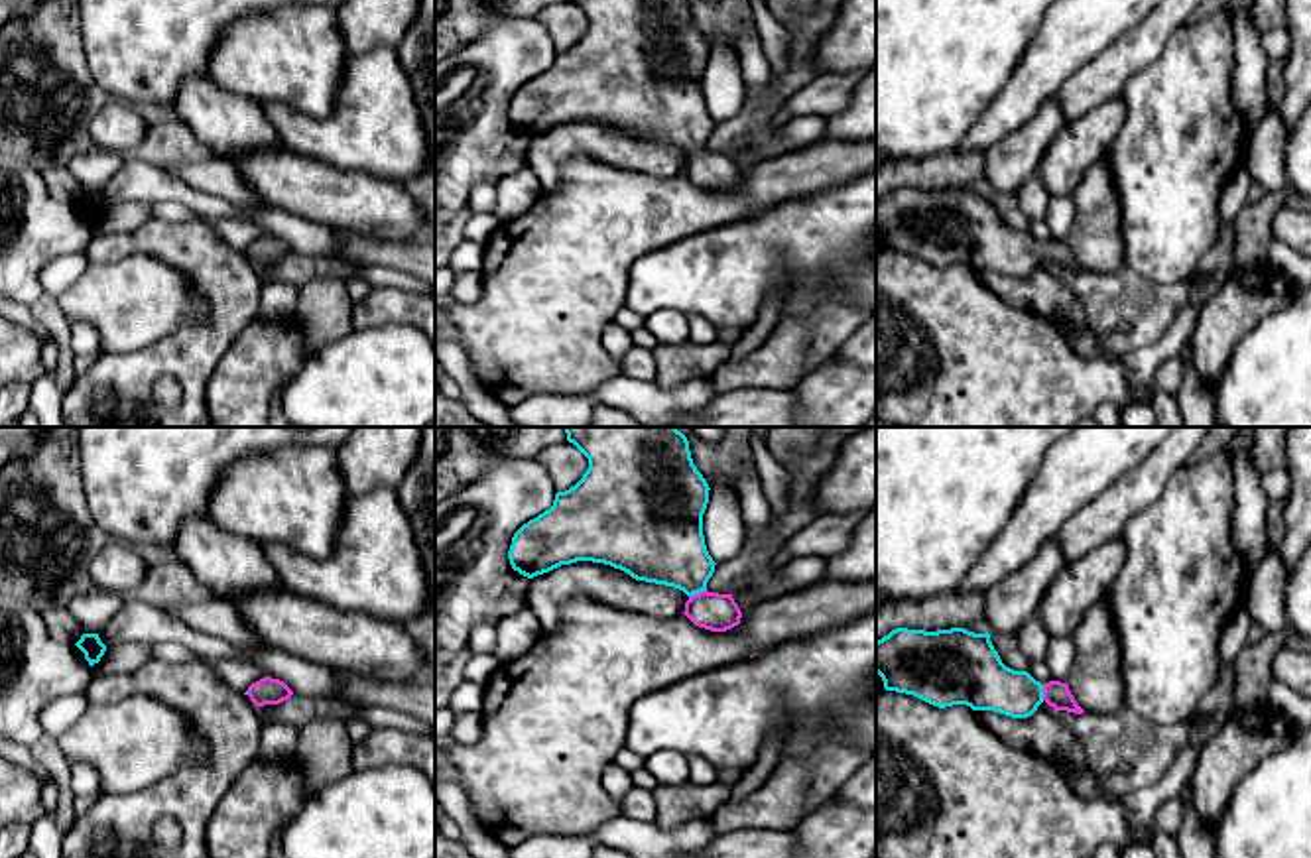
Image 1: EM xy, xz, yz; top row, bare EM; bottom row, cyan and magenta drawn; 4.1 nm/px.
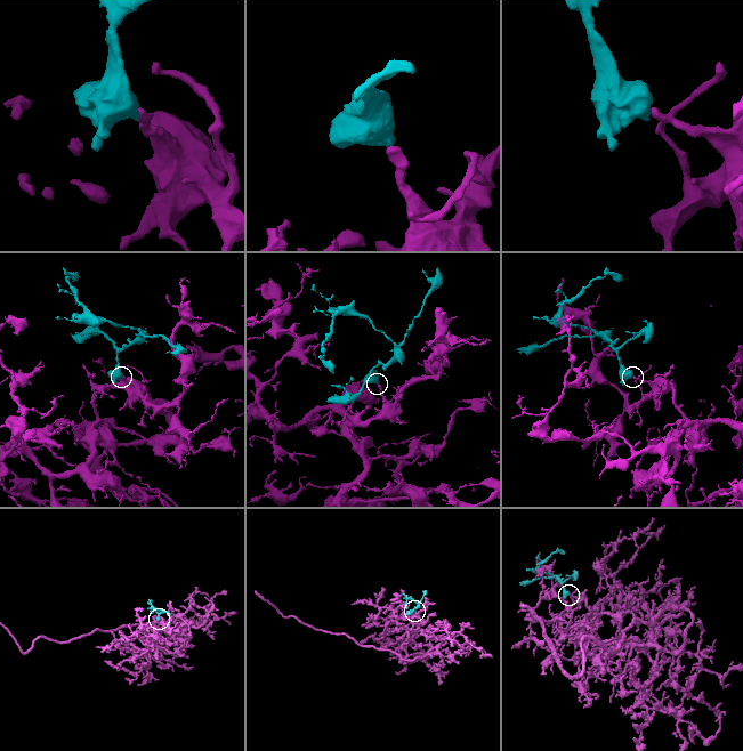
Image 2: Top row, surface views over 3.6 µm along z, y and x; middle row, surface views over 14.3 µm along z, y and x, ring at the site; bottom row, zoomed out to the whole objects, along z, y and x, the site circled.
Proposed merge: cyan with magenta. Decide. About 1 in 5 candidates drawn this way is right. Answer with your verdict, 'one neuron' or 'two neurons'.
one neuron

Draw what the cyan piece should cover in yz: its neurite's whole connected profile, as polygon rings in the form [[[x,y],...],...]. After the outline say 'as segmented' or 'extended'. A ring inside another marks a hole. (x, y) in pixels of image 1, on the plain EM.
[[[896,187],[876,201],[876,232],[886,250],[913,254],[939,268],[967,264],[1028,277],[1045,260],[1055,270],[1085,272],[1067,242],[1041,244],[1028,230],[1006,226],[988,191]]]; extended

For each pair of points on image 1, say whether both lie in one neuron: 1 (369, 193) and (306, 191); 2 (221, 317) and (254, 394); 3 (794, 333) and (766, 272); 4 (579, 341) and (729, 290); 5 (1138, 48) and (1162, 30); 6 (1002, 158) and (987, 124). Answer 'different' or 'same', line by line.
1: same
2: different
3: different
4: different
5: same
6: different

